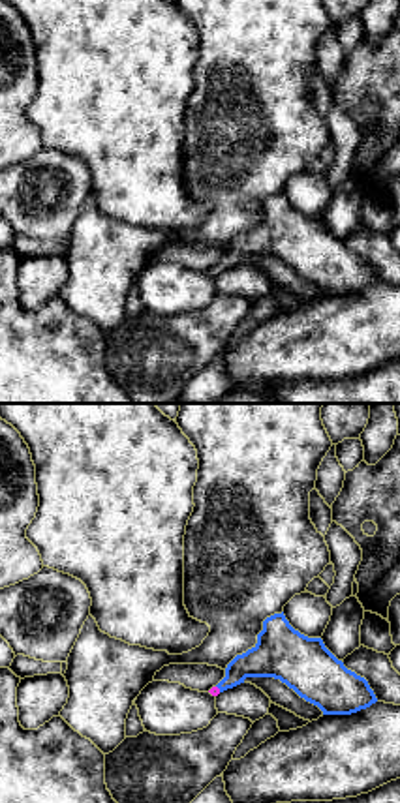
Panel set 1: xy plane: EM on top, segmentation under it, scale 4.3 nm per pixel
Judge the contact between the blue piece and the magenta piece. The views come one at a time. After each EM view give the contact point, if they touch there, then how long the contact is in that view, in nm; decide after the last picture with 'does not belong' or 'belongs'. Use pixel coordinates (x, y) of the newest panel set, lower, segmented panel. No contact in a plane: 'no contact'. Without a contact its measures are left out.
(218, 687) | 40 nm

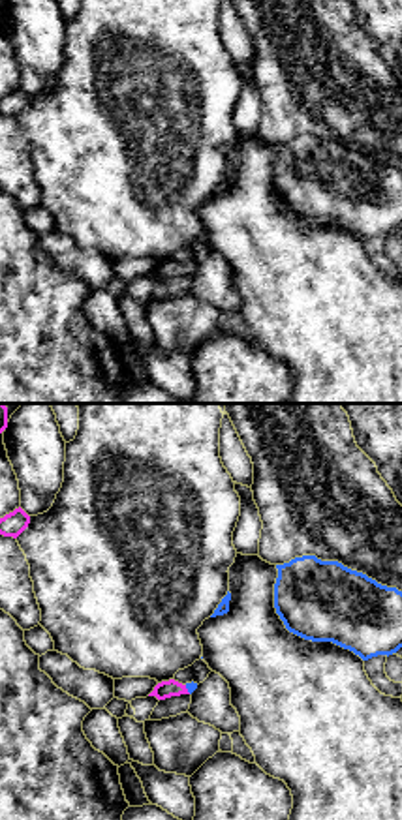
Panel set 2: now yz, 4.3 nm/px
(186, 687) | 50 nm

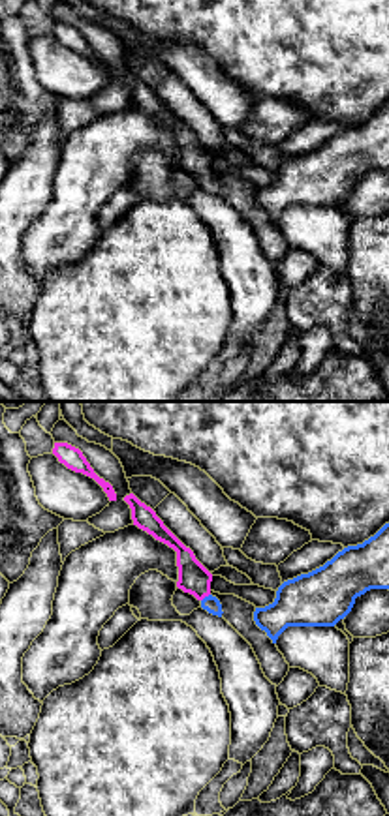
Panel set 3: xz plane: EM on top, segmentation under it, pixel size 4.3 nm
(205, 597) | 50 nm

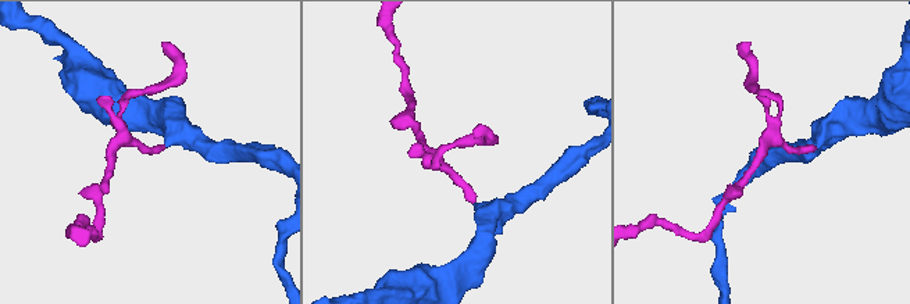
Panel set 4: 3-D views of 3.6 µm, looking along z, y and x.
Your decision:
belongs

